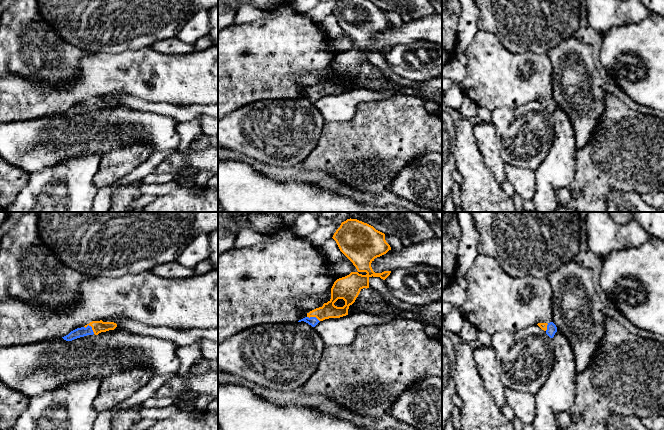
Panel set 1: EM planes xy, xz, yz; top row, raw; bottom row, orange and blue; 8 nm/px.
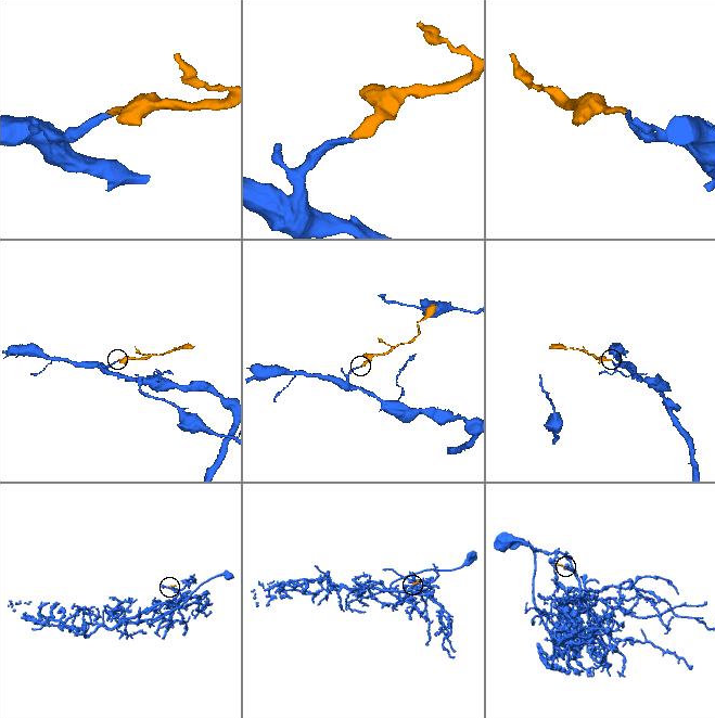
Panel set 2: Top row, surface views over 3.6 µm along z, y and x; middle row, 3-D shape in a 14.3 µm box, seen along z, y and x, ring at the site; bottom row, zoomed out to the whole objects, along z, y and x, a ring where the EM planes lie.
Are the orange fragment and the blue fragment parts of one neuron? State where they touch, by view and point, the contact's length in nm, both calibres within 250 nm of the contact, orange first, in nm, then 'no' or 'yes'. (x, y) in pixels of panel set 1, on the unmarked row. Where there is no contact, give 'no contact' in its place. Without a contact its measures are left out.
contact xy (91, 102); length 110 nm; calibres 100 and 80 nm; yes

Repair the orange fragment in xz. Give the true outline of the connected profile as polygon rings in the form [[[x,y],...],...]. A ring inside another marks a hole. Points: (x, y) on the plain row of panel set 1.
[[[341,0],[332,14],[357,47],[337,55],[331,64],[331,75],[298,97],[304,97],[312,103],[325,95],[348,91],[349,82],[355,78],[360,67],[363,64],[369,64],[370,53],[380,53],[385,56],[391,49],[391,47],[375,49],[371,43],[375,34],[391,26],[385,16],[385,10],[373,2],[369,0]],[[338,75],[345,77],[343,83],[334,81]]]

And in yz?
[[[550,98],[548,100],[547,99],[538,99],[537,101],[542,106],[544,106],[550,114],[553,114],[555,109],[557,108],[557,103],[553,98]]]

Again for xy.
[[[92,97],[84,103],[77,104],[71,107],[68,111],[62,113],[66,117],[72,117],[74,115],[84,113],[87,111],[98,111],[101,108],[106,108],[109,106],[114,106],[117,103],[117,100],[114,98],[103,98],[100,97]]]

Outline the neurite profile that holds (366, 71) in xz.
[[[371,64],[361,65],[358,73],[355,78],[349,82],[348,90],[356,90],[364,88],[364,83],[367,78],[372,77],[373,73],[377,70],[380,70],[378,67]]]

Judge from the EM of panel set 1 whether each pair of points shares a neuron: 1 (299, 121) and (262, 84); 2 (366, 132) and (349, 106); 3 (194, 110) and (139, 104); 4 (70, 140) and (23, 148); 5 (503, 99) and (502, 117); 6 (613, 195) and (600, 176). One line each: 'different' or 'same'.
1: different
2: different
3: same
4: same
5: different
6: different

